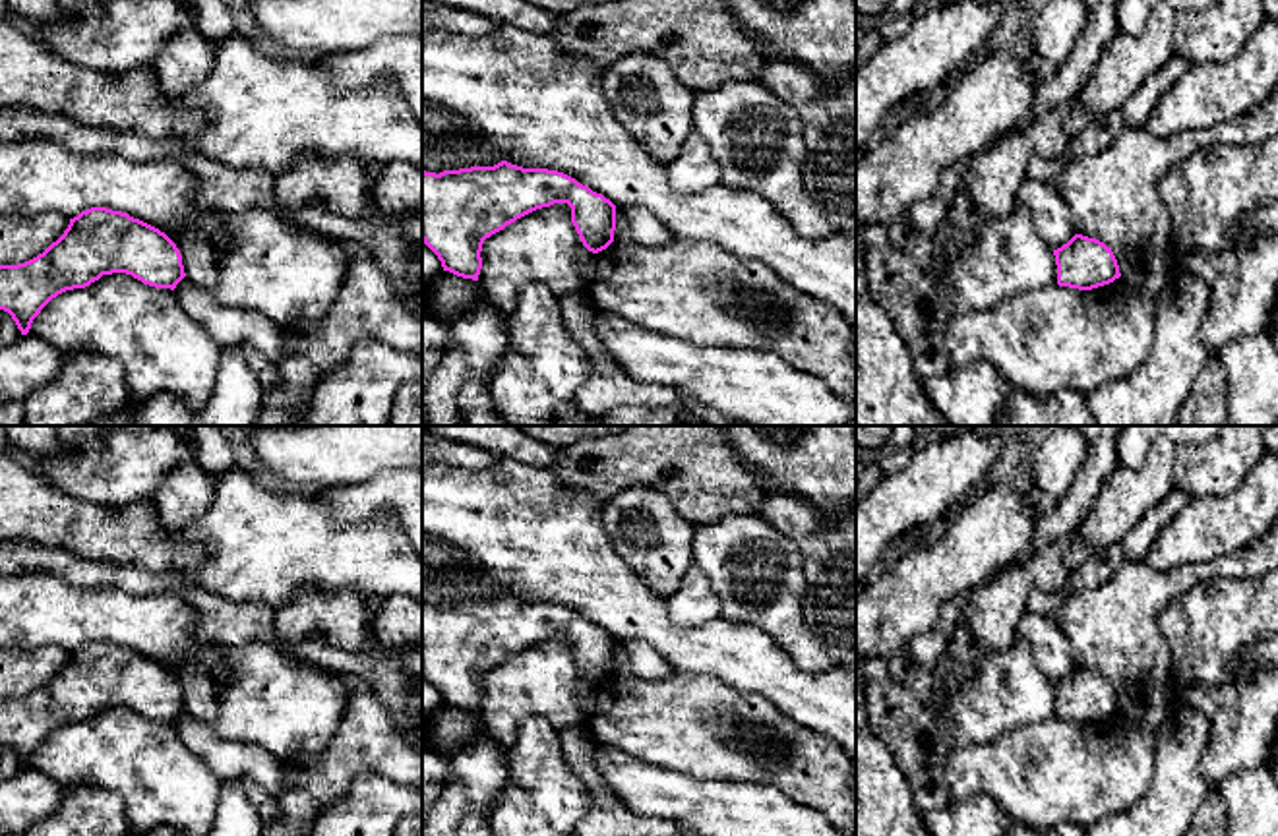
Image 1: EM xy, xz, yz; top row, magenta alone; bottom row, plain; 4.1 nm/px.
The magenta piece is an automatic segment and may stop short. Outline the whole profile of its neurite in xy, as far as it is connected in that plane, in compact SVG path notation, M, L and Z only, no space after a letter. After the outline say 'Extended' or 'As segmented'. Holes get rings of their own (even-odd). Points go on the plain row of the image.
M91 641L37 691L0 699L0 743L27 768L52 732L112 706L170 724L186 710L180 683L165 666L128 646Z. As segmented

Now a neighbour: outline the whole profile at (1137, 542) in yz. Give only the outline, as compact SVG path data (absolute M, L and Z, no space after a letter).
M1173 488L1154 509L1150 509L1129 534L1121 548L1131 561L1142 561L1160 530L1191 501L1191 495Z

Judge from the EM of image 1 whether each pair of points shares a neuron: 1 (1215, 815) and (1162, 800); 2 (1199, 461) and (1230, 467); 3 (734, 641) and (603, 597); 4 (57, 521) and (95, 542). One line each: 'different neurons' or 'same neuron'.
1: different neurons
2: same neuron
3: same neuron
4: same neuron

